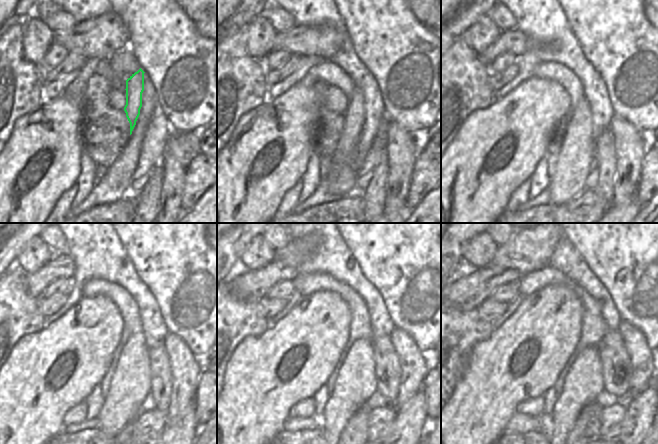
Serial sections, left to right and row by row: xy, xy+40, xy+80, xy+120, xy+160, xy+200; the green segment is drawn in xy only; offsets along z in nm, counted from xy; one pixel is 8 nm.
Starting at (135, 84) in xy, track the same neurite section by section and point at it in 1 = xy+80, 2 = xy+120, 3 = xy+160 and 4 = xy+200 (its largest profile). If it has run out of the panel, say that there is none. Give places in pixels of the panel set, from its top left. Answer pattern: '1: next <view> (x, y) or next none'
1: next xy+80 (577, 157)
2: next xy+120 (130, 384)
3: next xy+160 (356, 382)
4: next xy+200 (583, 382)

